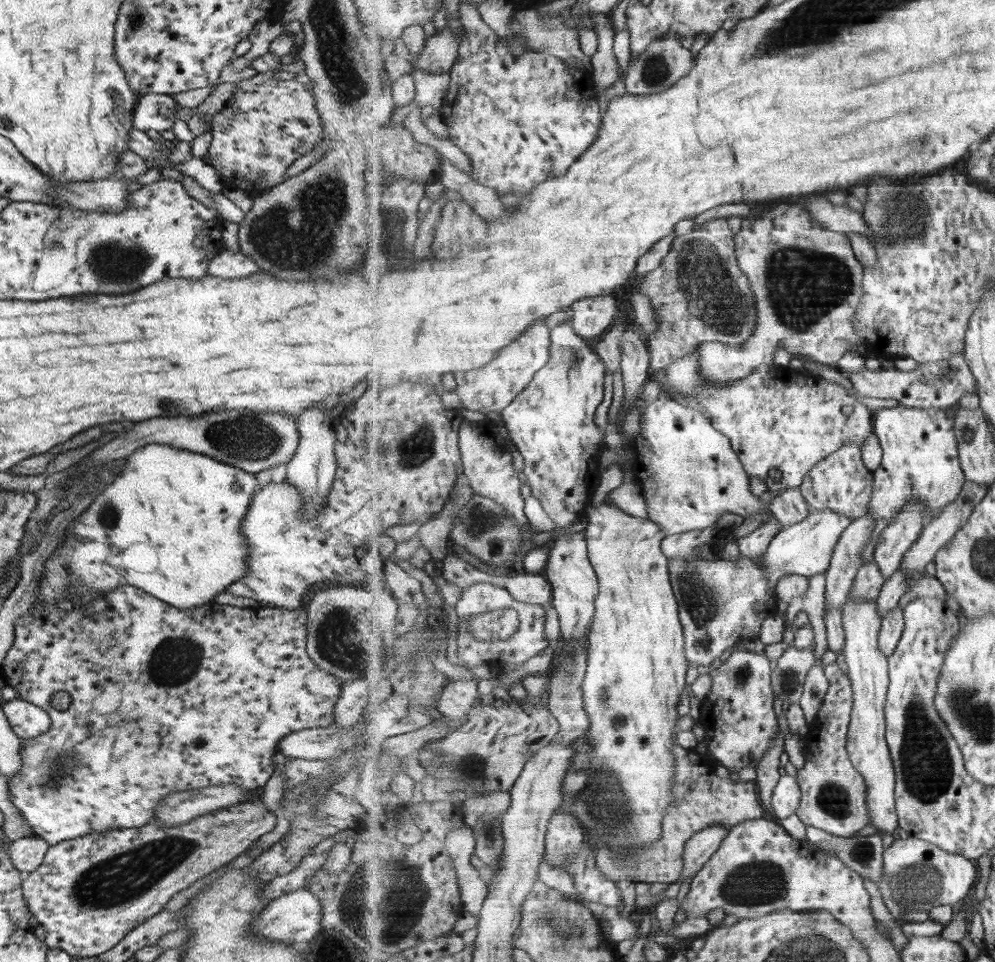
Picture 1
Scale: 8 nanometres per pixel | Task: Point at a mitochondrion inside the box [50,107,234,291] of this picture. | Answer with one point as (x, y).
(113, 263)

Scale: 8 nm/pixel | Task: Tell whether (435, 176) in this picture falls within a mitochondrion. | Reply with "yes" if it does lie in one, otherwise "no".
no

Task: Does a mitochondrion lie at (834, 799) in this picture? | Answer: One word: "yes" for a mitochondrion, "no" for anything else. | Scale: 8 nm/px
yes

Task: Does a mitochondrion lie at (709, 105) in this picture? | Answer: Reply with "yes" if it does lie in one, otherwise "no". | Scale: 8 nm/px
no

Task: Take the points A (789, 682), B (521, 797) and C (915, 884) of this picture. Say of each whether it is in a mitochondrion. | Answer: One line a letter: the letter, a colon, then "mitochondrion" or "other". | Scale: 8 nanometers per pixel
A: mitochondrion
B: other
C: mitochondrion

